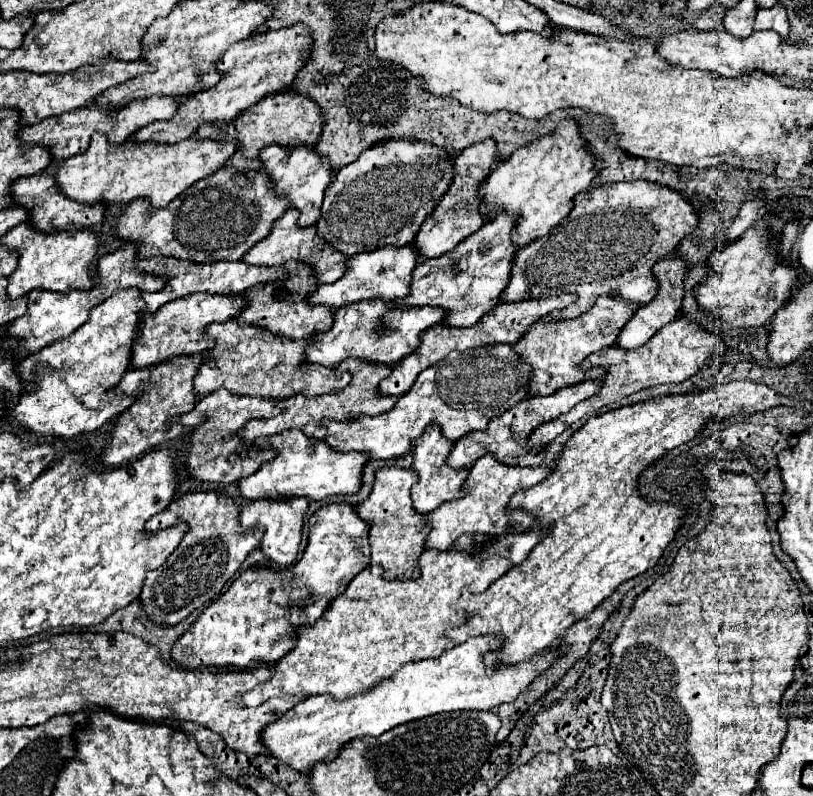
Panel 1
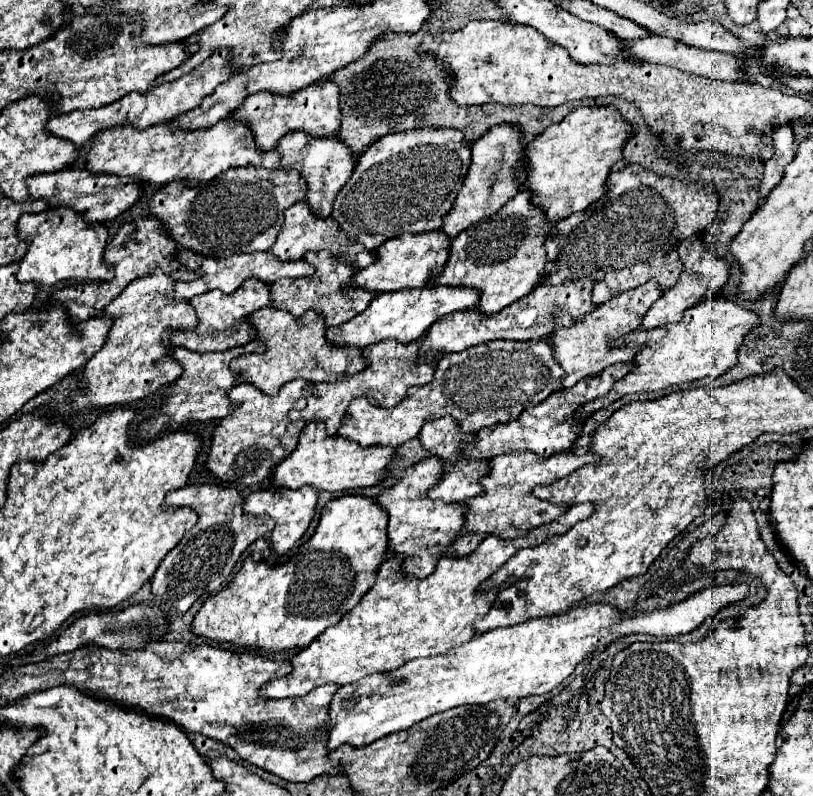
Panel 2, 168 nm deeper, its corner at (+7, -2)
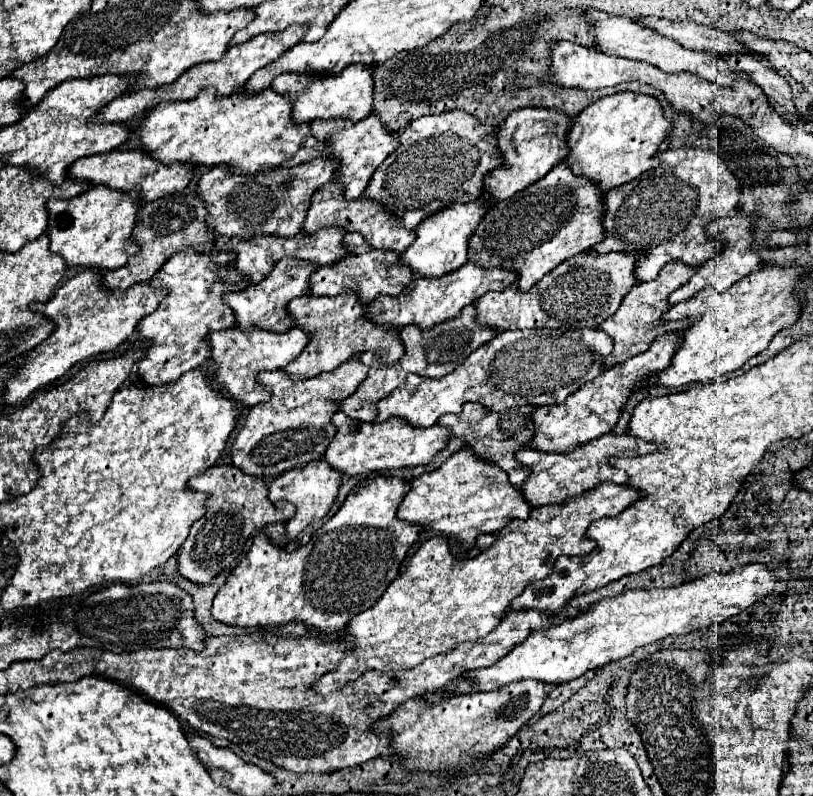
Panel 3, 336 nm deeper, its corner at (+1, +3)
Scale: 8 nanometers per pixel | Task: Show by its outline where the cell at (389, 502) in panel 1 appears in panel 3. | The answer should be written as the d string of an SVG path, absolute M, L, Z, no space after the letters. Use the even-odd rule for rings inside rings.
M466 446L460 452L456 452L454 456L450 456L438 470L434 470L430 474L422 474L416 480L412 480L410 492L404 496L404 500L398 508L398 518L408 520L412 524L420 524L422 528L440 532L452 540L456 538L458 548L468 550L480 534L498 532L514 518L526 520L530 516L530 512L532 512L532 506L526 502L520 488L508 484L506 472L502 472L498 466L494 466L494 462L482 462L482 458L478 458L474 454L474 450L470 450Z

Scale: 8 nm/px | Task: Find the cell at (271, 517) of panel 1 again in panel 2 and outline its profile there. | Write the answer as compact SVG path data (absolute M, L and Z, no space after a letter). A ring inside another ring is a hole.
M302 487L300 491L264 489L264 491L256 491L246 497L244 511L250 515L270 515L276 521L276 525L272 529L272 537L270 537L270 549L276 555L286 555L300 541L300 537L306 533L306 529L312 521L312 515L314 515L316 499L318 499L318 491L312 487Z

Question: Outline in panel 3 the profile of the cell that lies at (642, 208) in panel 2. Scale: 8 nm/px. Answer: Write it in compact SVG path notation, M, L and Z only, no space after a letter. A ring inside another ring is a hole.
M676 148L660 154L662 162L658 168L606 192L606 238L594 246L600 254L610 250L646 250L648 254L636 264L638 282L654 280L670 260L700 266L714 258L724 244L720 238L706 236L706 226L722 216L734 214L742 192L742 180L728 170L714 150Z

